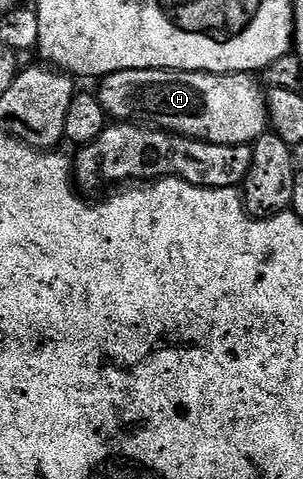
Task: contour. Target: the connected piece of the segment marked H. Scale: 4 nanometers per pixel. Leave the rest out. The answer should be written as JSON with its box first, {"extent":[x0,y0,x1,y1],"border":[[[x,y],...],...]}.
{"extent":[95,68,269,145],"border":[[[166,68],[119,70],[100,81],[95,88],[97,101],[114,121],[148,124],[165,132],[178,132],[196,140],[216,144],[252,145],[269,127],[269,102],[266,89],[256,75],[247,72],[172,72]]]}

